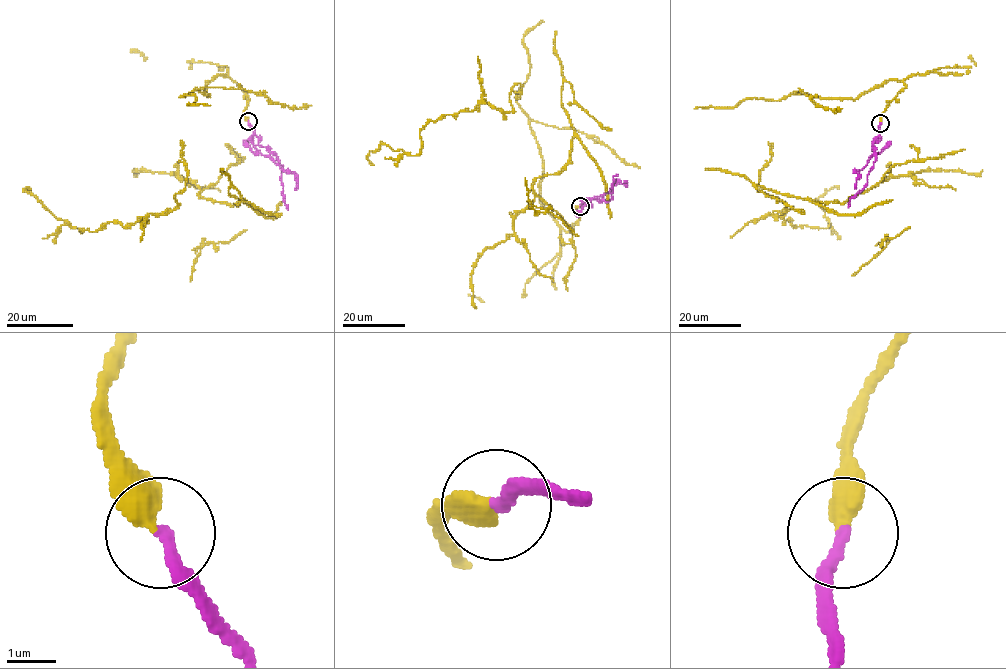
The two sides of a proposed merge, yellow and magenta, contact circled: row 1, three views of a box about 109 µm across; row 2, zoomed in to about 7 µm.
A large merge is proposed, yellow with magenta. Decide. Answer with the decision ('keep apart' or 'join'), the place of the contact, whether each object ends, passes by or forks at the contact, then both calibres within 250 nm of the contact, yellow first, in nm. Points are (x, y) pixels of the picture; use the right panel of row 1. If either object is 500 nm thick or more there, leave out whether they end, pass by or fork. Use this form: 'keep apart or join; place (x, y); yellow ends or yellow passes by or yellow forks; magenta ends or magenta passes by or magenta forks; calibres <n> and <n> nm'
join; place (880, 123); yellow ends; magenta ends; calibres 440 and 240 nm

